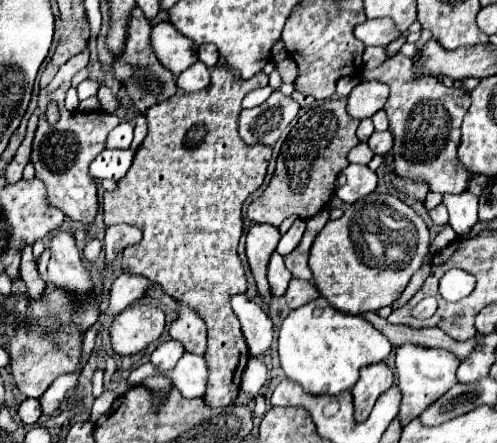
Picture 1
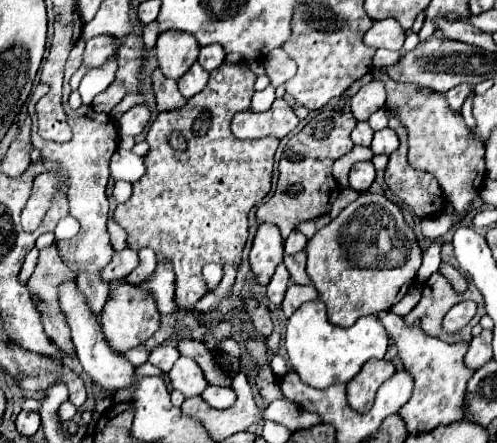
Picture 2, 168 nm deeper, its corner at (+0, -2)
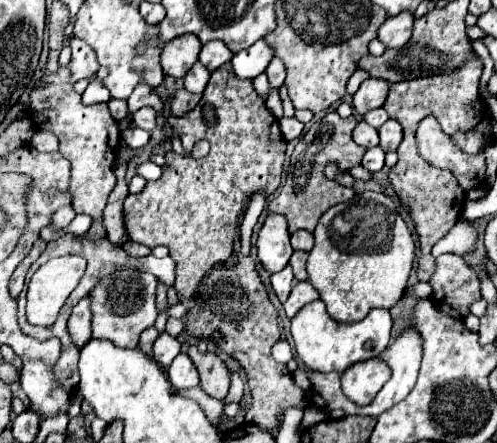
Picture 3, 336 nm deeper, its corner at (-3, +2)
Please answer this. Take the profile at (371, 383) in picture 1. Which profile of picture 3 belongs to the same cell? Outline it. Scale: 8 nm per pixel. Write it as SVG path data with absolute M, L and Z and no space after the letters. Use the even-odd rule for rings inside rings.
M370 358L342 372L342 390L354 404L370 404L380 388L388 382L390 368L380 358Z

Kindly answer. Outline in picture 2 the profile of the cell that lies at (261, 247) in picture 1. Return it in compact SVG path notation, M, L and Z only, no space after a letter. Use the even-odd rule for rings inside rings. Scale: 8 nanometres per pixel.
M261 224L257 228L257 234L255 234L253 246L251 246L251 254L249 254L251 270L257 276L257 282L261 286L269 284L269 280L275 272L275 266L281 260L283 260L283 240L281 240L277 226Z

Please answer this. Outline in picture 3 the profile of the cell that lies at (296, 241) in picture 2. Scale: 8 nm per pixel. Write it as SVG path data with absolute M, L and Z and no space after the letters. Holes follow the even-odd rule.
M300 230L300 232L294 232L292 234L292 248L294 250L304 250L304 252L310 252L314 246L314 236L306 230Z

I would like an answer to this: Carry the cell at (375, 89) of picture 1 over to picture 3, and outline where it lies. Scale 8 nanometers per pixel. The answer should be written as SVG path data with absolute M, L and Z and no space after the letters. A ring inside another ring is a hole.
M366 78L362 82L362 86L358 88L358 92L354 94L354 110L356 114L366 114L366 110L372 110L372 108L380 108L384 106L386 98L388 98L388 88L390 84L386 80L380 80L380 78Z

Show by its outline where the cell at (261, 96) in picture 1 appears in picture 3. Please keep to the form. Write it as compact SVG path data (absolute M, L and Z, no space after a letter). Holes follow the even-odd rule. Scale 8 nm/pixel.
M272 90L272 94L270 94L270 98L268 98L268 102L266 102L266 108L280 120L282 118L282 102L280 102L280 98L278 98L278 92L276 90Z

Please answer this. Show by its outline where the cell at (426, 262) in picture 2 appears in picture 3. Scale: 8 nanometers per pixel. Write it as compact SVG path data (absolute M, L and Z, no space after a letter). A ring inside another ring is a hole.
M458 220L454 224L454 228L436 242L436 246L432 248L432 254L438 256L442 252L450 252L456 256L466 256L470 252L476 250L476 242L478 242L478 230L476 224L468 220Z

